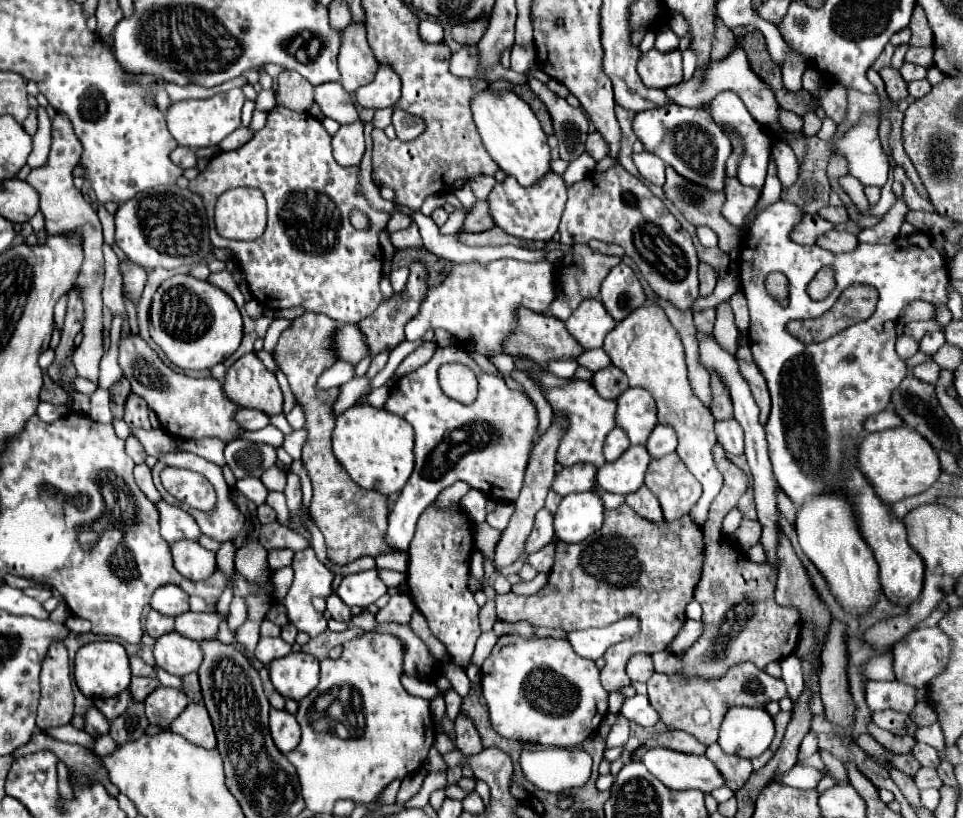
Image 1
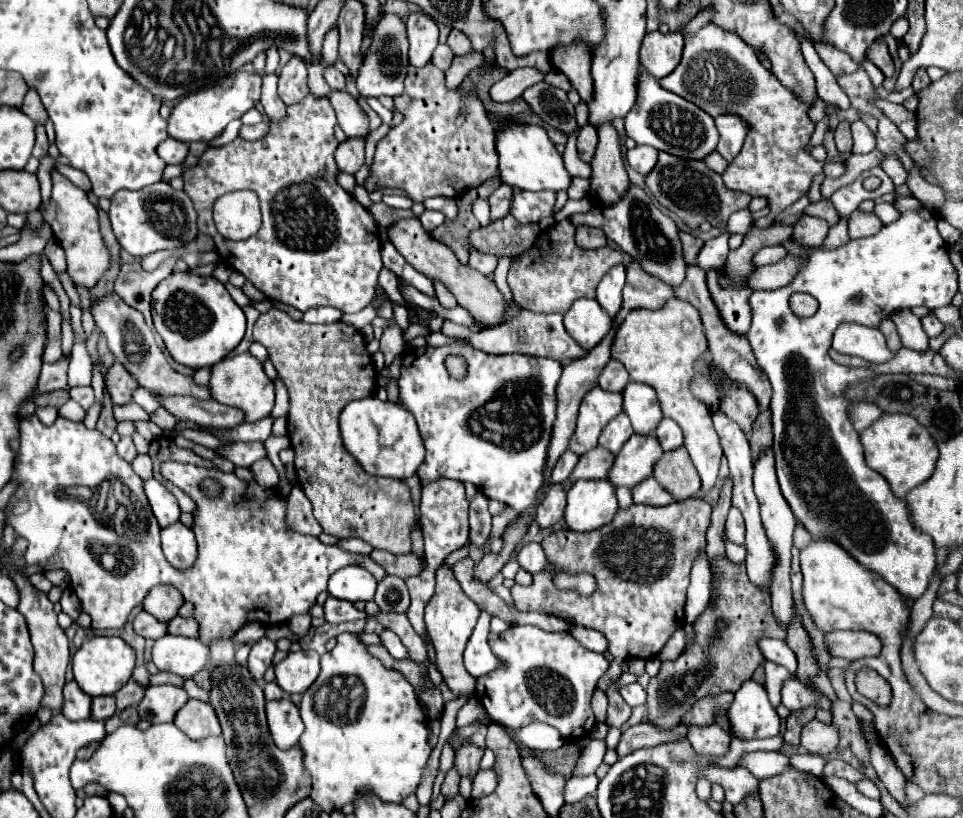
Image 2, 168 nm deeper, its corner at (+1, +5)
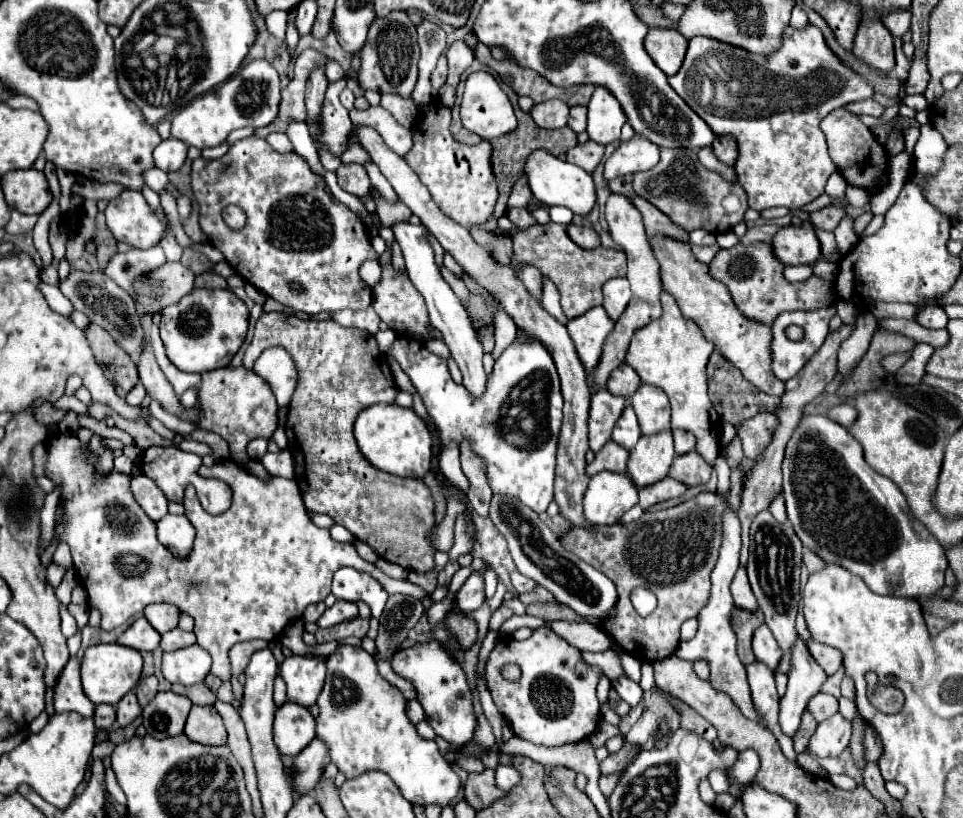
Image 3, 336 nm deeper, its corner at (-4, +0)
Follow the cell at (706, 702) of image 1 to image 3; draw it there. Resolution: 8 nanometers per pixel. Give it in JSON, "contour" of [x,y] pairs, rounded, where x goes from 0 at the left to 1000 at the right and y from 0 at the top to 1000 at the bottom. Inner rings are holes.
{"contour":[[[848,847],[848,850],[840,857],[838,867],[840,867],[840,869],[844,872],[844,877],[853,884],[853,881],[861,879],[863,874],[867,874],[867,872],[869,872],[869,867],[871,867],[871,862],[869,862],[869,855],[867,855],[865,850]]]}

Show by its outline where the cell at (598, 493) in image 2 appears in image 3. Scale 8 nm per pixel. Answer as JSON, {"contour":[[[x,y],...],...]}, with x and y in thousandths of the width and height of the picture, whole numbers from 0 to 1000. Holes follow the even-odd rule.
{"contour":[[[624,576],[614,583],[607,603],[607,632],[618,642],[639,642],[661,612],[661,595],[651,578]]]}

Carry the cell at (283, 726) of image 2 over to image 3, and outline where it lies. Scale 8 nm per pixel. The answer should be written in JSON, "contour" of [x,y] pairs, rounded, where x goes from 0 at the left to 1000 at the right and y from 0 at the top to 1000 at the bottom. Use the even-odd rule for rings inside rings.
{"contour":[[[296,859],[286,872],[286,911],[292,923],[306,925],[327,903],[327,877],[319,864]]]}

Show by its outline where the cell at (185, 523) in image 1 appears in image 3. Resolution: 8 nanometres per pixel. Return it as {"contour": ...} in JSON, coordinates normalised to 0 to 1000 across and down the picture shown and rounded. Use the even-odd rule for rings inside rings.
{"contour":[[[142,581],[136,586],[136,603],[144,620],[153,627],[155,634],[165,637],[165,632],[173,630],[173,608],[159,593],[159,588],[151,581]]]}

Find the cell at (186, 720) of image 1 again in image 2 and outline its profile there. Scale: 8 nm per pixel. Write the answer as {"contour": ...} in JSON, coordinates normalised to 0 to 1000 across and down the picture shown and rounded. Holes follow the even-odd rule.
{"contour":[[[195,856],[183,873],[181,885],[197,902],[216,902],[228,900],[228,885],[222,873],[222,866],[210,856]]]}

